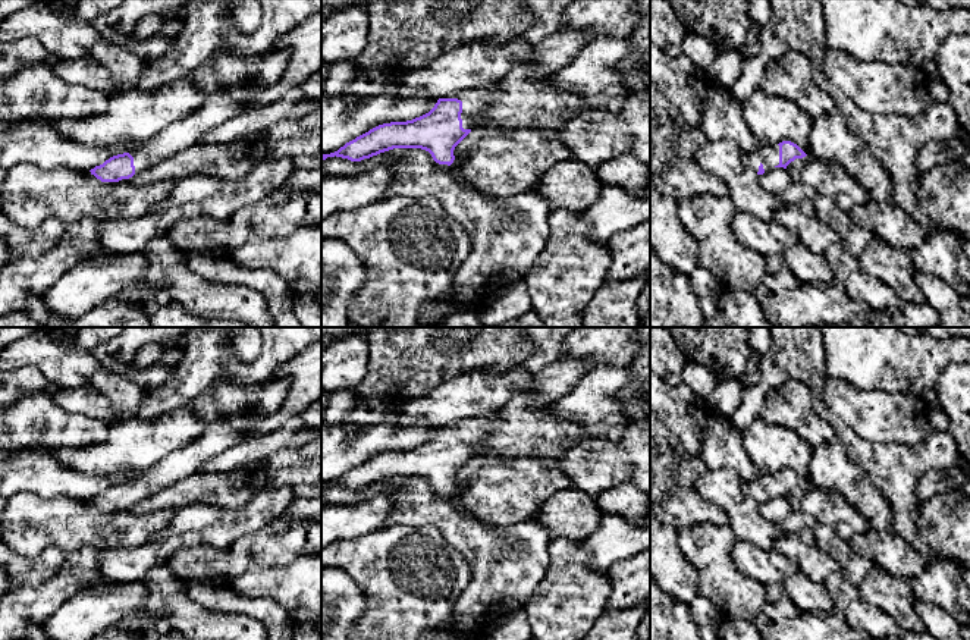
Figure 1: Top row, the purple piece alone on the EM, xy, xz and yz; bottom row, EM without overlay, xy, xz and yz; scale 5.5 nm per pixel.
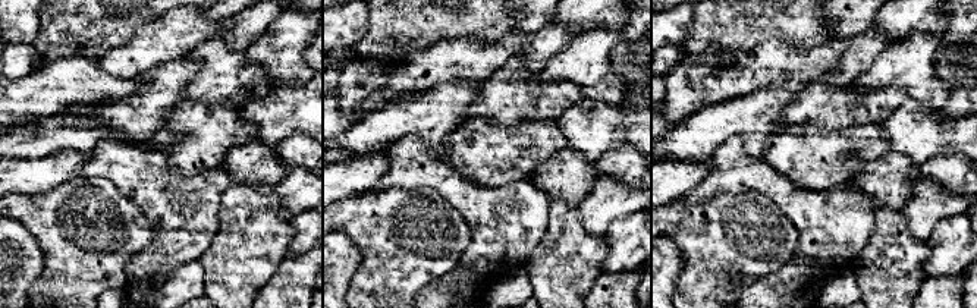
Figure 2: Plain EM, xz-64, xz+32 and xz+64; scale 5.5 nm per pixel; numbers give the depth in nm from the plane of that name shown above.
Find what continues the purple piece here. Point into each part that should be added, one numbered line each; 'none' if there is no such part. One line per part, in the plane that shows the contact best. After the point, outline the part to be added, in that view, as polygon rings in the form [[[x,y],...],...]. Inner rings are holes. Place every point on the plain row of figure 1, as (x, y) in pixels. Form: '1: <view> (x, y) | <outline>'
1: xz (474, 432) | [[[495,412],[487,417],[470,418],[459,423],[456,427],[462,430],[462,457],[474,458],[474,452],[486,443],[487,434],[502,423],[503,412]]]

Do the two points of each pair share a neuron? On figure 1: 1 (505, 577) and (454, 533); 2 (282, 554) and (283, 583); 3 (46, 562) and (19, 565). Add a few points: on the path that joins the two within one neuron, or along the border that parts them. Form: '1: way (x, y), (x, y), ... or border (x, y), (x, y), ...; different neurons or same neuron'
1: way (493, 564), (467, 536); same neuron
2: border (305, 554), (285, 564), (248, 568); different neurons
3: way (40, 565), (25, 565); same neuron

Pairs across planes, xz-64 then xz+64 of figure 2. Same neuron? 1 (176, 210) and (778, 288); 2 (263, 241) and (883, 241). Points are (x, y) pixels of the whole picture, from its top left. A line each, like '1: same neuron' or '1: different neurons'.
1: different neurons
2: same neuron

